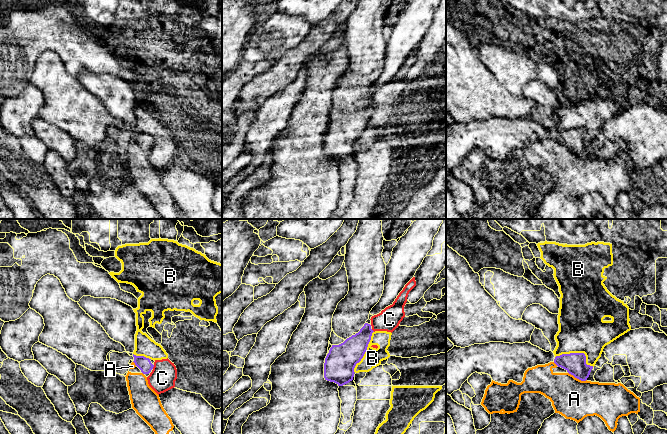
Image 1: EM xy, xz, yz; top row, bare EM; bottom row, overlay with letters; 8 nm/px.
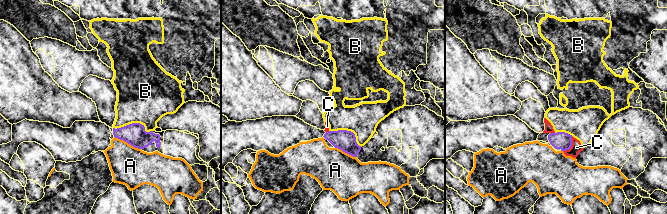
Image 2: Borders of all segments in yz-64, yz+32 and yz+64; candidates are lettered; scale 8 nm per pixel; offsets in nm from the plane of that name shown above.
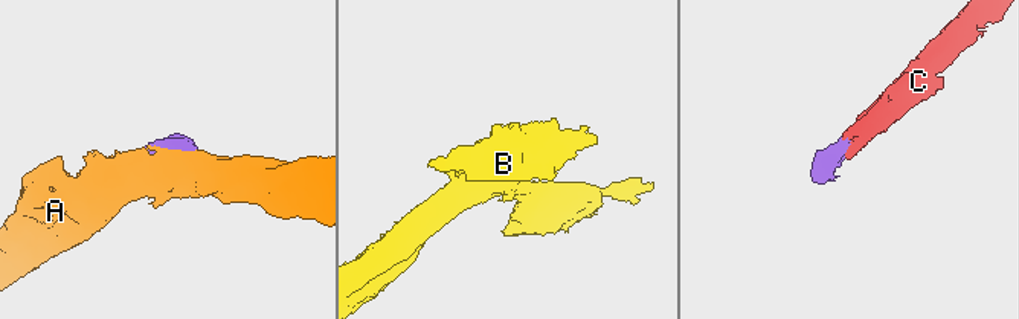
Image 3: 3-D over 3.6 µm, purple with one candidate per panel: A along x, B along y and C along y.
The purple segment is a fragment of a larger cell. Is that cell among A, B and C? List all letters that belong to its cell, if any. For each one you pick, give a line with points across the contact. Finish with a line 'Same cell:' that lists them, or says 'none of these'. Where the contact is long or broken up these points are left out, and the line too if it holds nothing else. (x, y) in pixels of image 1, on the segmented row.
Same cell: none of these

